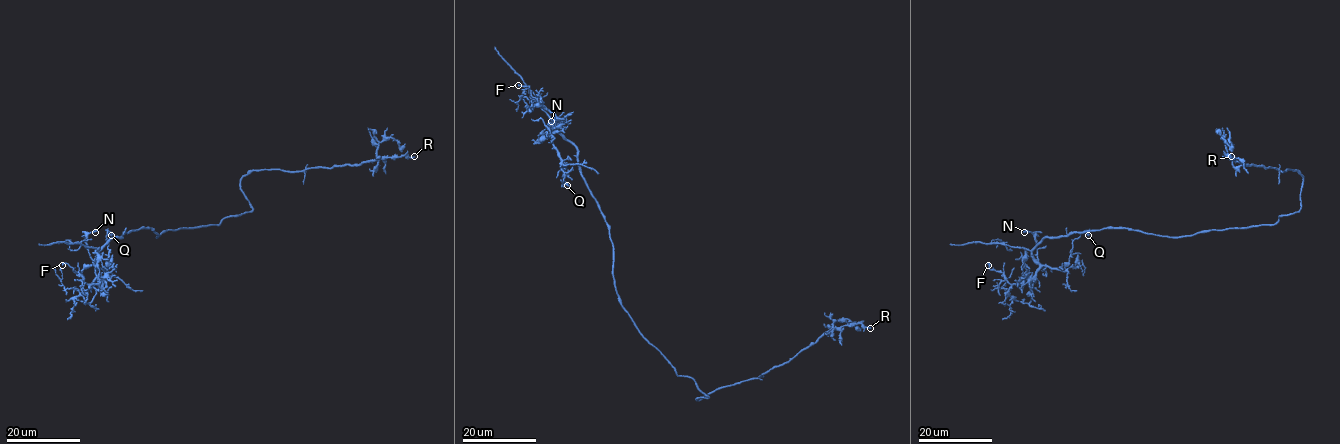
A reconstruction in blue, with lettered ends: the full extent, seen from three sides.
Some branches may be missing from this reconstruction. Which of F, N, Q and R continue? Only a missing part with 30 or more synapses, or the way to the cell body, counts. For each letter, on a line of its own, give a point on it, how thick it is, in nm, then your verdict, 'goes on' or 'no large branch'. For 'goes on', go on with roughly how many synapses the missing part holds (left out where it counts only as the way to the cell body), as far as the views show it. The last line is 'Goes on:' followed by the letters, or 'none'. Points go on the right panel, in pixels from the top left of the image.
F: (988, 265) | 140 nm | no large branch
N: (1024, 232) | 220 nm | no large branch
Q: (1088, 235) | 130 nm | no large branch
R: (1231, 156) | 150 nm | no large branch
Goes on: none

